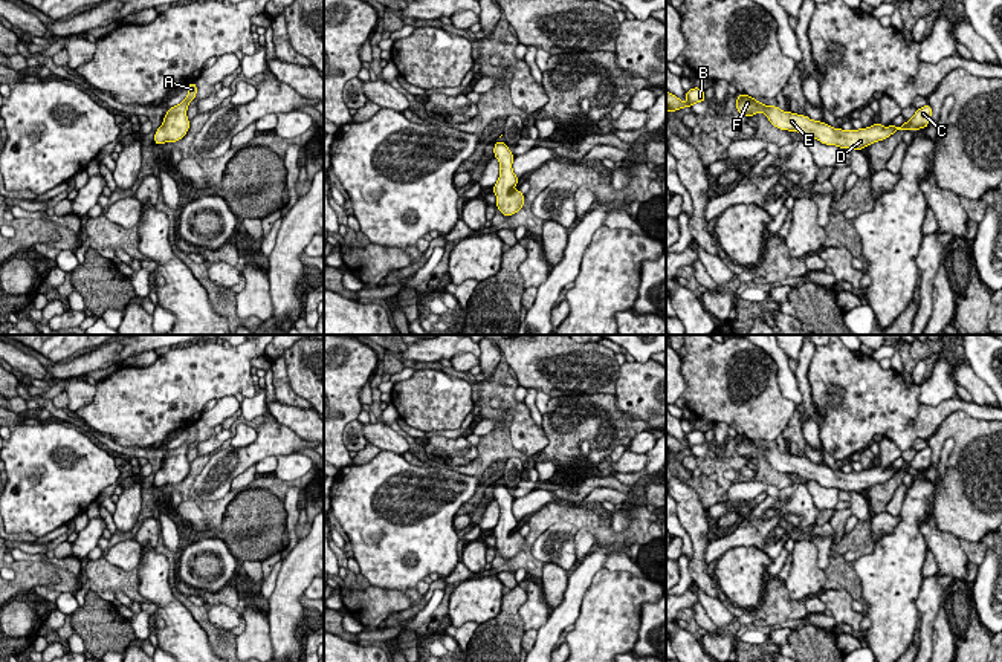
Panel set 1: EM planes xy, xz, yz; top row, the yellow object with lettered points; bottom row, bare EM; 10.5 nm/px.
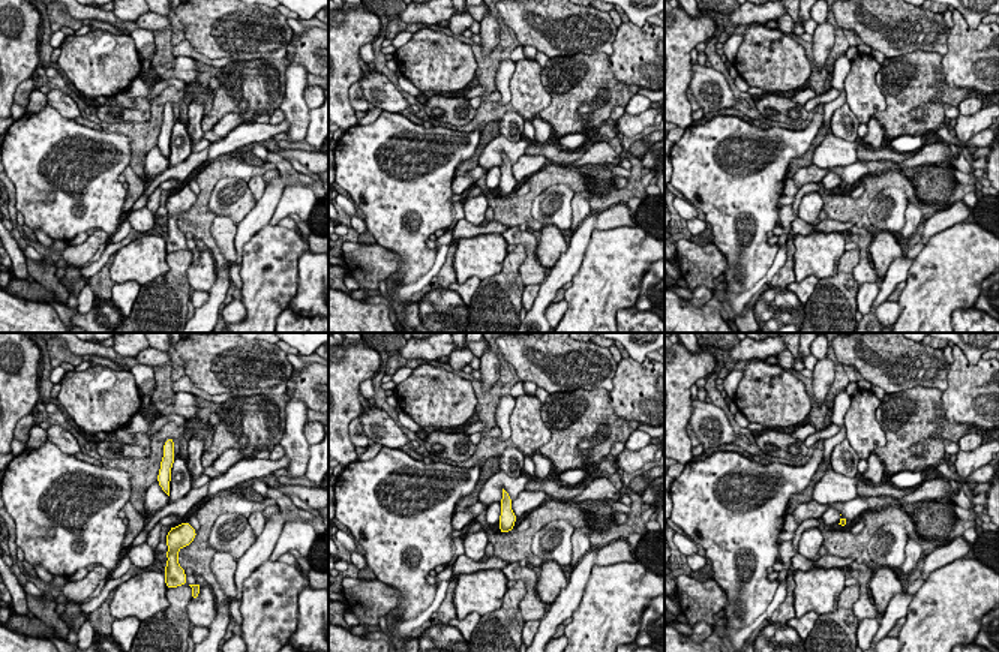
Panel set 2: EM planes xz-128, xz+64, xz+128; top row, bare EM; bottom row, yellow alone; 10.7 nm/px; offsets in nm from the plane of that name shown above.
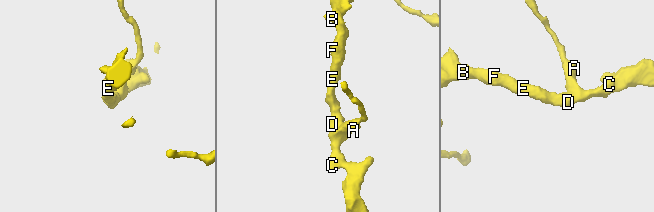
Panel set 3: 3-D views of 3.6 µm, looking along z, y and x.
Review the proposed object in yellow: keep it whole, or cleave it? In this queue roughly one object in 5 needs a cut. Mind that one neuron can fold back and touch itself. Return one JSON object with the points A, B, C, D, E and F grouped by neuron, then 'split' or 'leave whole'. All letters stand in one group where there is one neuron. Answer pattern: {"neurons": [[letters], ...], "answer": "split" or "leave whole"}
{"neurons": [["A", "B", "C", "D", "E", "F"]], "answer": "leave whole"}

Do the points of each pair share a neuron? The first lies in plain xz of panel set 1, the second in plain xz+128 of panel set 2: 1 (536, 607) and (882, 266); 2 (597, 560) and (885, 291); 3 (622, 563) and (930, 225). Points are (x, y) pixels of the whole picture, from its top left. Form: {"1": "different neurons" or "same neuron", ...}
{"1": "different neurons", "2": "same neuron", "3": "same neuron"}

